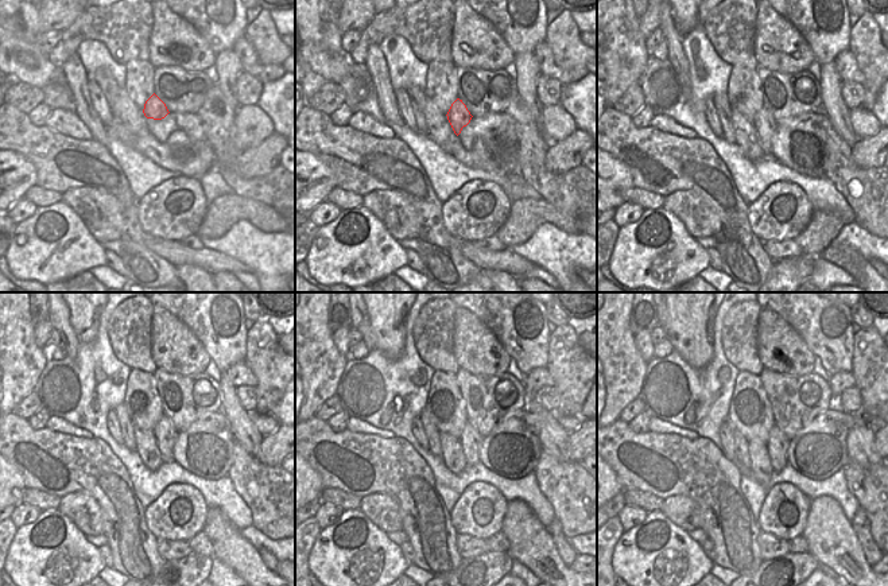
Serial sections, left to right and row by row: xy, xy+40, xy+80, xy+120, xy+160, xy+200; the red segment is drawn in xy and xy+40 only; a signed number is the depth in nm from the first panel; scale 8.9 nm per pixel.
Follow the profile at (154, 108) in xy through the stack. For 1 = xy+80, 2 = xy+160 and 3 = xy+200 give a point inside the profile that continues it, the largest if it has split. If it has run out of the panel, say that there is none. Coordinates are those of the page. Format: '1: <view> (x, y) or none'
1: xy+80 (763, 121)
2: xy+160 (470, 439)
3: xy+200 (778, 443)

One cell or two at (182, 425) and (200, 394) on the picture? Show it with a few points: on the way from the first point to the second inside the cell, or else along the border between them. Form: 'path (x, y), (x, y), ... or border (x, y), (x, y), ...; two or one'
path (182, 416), (182, 411), (192, 402); one

